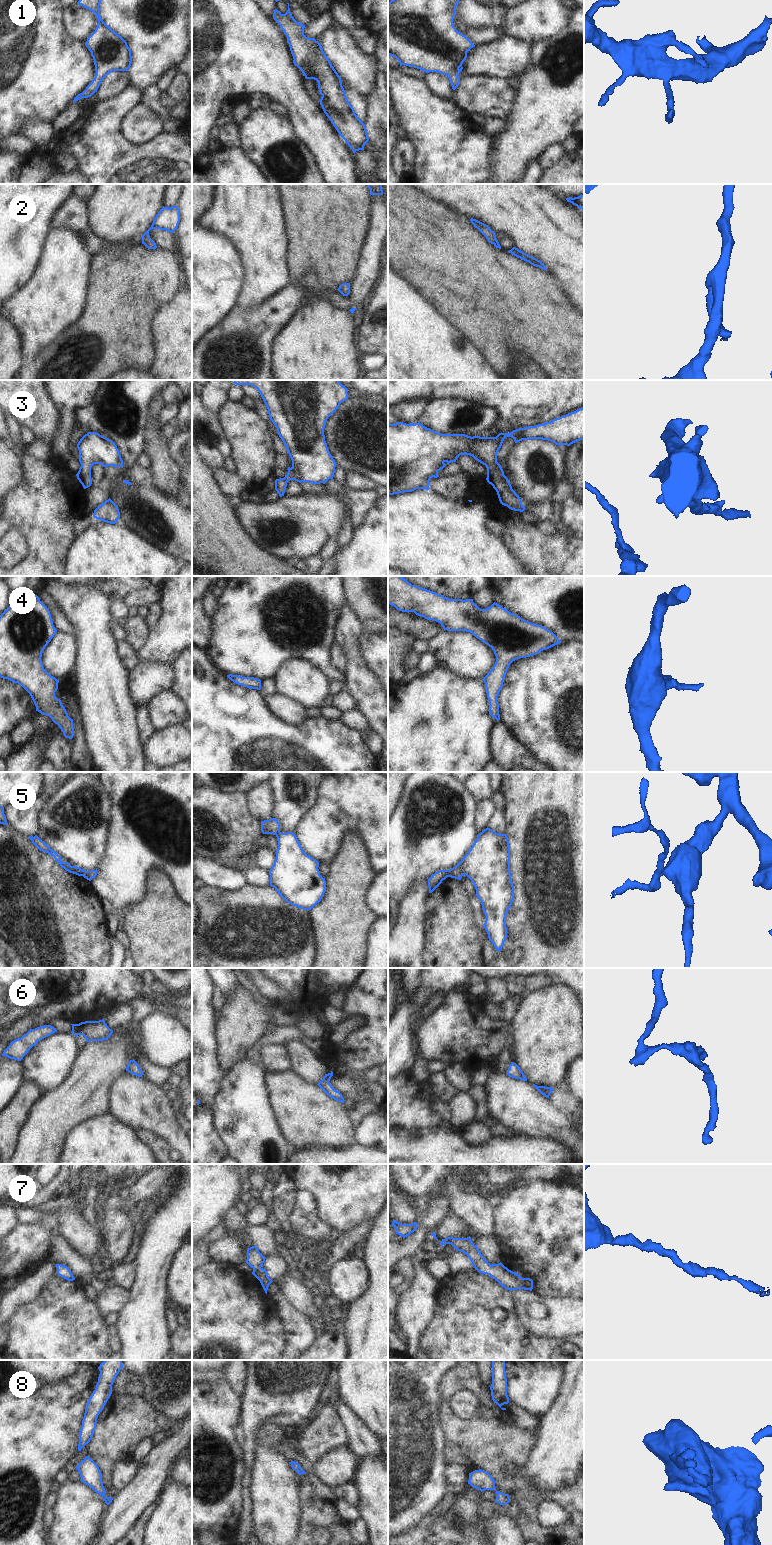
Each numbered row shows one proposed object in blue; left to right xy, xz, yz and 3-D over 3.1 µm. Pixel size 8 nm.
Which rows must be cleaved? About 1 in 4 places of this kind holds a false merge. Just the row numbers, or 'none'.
5

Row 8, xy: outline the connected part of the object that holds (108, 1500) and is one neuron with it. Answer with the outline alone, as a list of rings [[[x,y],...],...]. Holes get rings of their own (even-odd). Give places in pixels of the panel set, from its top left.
[[[86,1456],[76,1466],[76,1469],[80,1474],[80,1481],[91,1487],[96,1493],[100,1494],[105,1503],[109,1505],[113,1498],[105,1496],[106,1490],[103,1486],[102,1473],[98,1465],[89,1456]]]

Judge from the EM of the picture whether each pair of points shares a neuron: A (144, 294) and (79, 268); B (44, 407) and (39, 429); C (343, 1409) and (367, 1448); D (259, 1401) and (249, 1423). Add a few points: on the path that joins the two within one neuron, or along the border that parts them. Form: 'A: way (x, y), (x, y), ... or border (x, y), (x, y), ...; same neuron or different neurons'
A: border (92, 256), (88, 291), (85, 295); different neurons
B: way (41, 412), (41, 424); same neuron
C: way (351, 1419), (361, 1438); same neuron
D: way (259, 1406), (253, 1418); same neuron

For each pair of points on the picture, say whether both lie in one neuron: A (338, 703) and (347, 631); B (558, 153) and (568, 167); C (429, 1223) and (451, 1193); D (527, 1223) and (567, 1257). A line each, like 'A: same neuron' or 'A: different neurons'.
A: different neurons
B: different neurons
C: different neurons
D: same neuron

